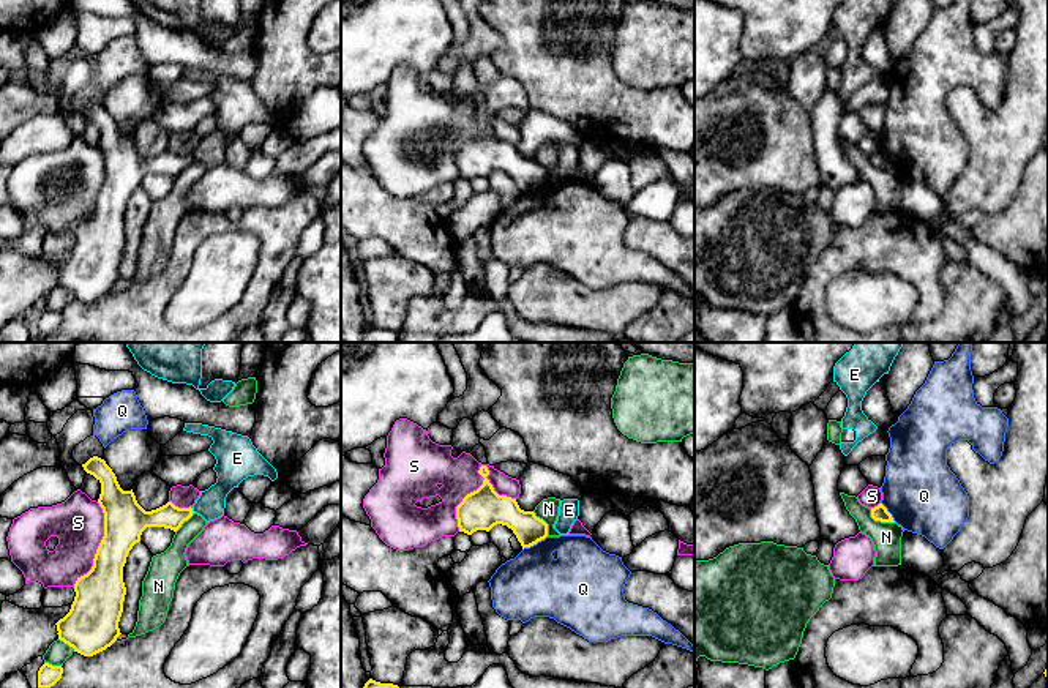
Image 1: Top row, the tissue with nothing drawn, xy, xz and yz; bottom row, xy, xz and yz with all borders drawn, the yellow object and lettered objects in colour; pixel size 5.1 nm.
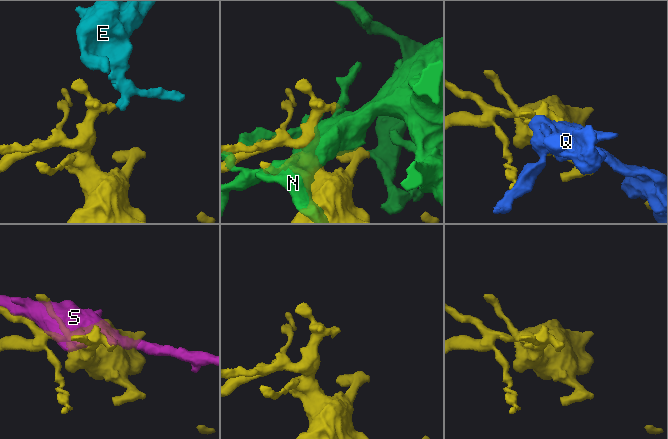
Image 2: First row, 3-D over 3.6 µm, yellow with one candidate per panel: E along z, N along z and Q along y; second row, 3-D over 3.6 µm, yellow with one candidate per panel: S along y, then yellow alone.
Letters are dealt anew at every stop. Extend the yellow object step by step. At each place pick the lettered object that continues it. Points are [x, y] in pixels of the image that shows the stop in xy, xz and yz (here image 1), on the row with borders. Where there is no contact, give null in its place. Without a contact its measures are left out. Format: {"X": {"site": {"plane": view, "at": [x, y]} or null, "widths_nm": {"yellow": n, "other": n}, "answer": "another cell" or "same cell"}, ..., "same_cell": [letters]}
{"E": {"site": {"plane": "xy", "at": [191, 510]}, "widths_nm": {"yellow": 130, "other": 150}, "answer": "another cell"}, "N": {"site": {"plane": "yz", "at": [879, 519]}, "widths_nm": {"yellow": 80, "other": 150}, "answer": "another cell"}, "Q": {"site": {"plane": "xz", "at": [534, 543]}, "widths_nm": {"yellow": 150, "other": 340}, "answer": "another cell"}, "S": {"site": {"plane": "xz", "at": [466, 496]}, "widths_nm": {"yellow": 200, "other": 220}, "answer": "another cell"}, "same_cell": []}

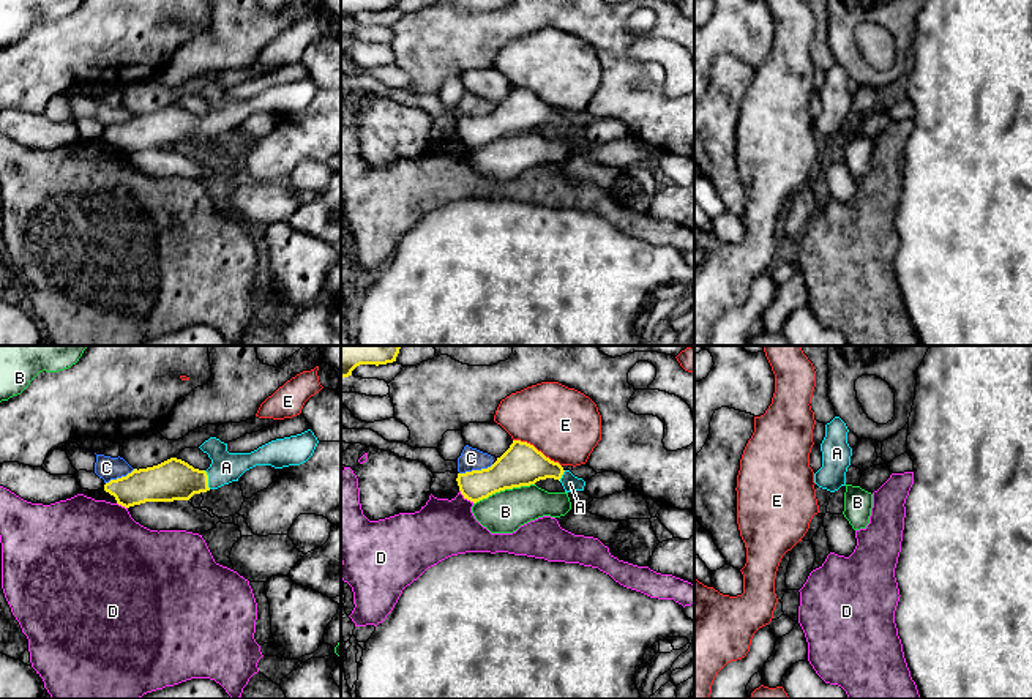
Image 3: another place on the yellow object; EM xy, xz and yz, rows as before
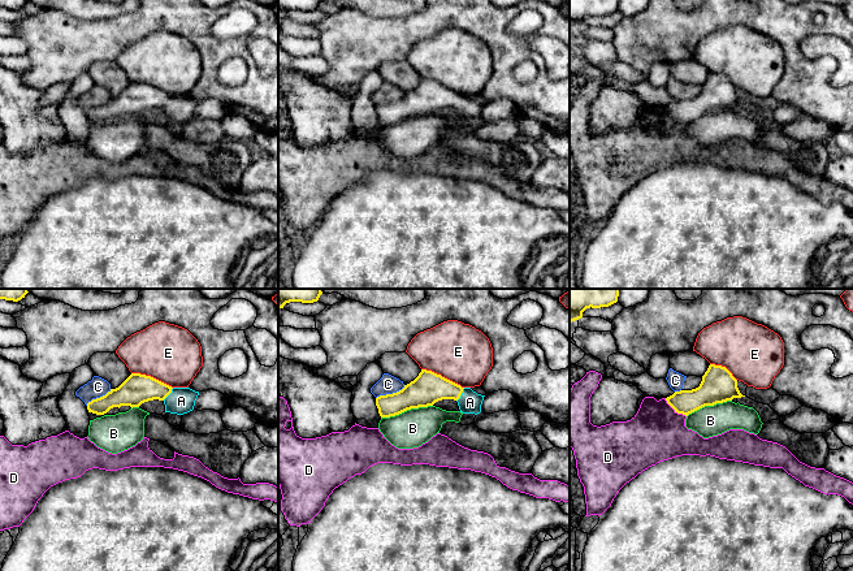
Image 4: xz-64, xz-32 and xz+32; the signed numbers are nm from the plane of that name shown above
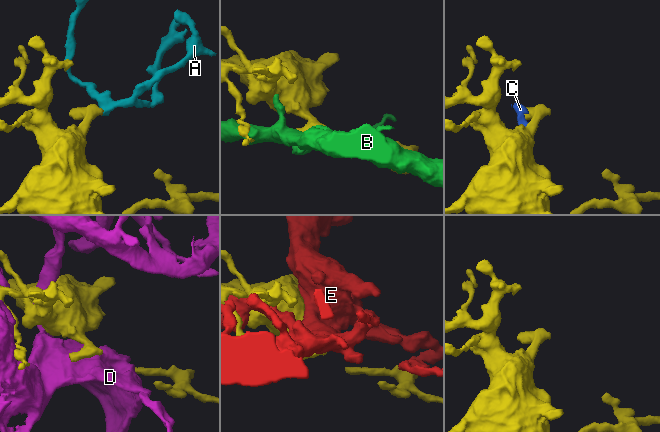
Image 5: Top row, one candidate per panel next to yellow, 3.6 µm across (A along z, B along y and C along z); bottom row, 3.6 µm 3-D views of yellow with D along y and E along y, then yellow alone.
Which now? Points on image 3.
{"A": {"site": {"plane": "xy", "at": [207, 480]}, "widths_nm": {"yellow": 200, "other": 160}, "answer": "same cell"}, "B": {"site": {"plane": "xz", "at": [504, 489]}, "widths_nm": {"yellow": 220, "other": 220}, "answer": "another cell"}, "C": {"site": {"plane": "xz", "at": [475, 470]}, "widths_nm": {"yellow": 220, "other": 110}, "answer": "another cell"}, "D": {"site": {"plane": "xz", "at": [466, 497]}, "widths_nm": {"yellow": 170, "other": 300}, "answer": "another cell"}, "E": {"site": {"plane": "xz", "at": [535, 448]}, "widths_nm": {"yellow": 220, "other": 360}, "answer": "another cell"}, "same_cell": ["A"]}

